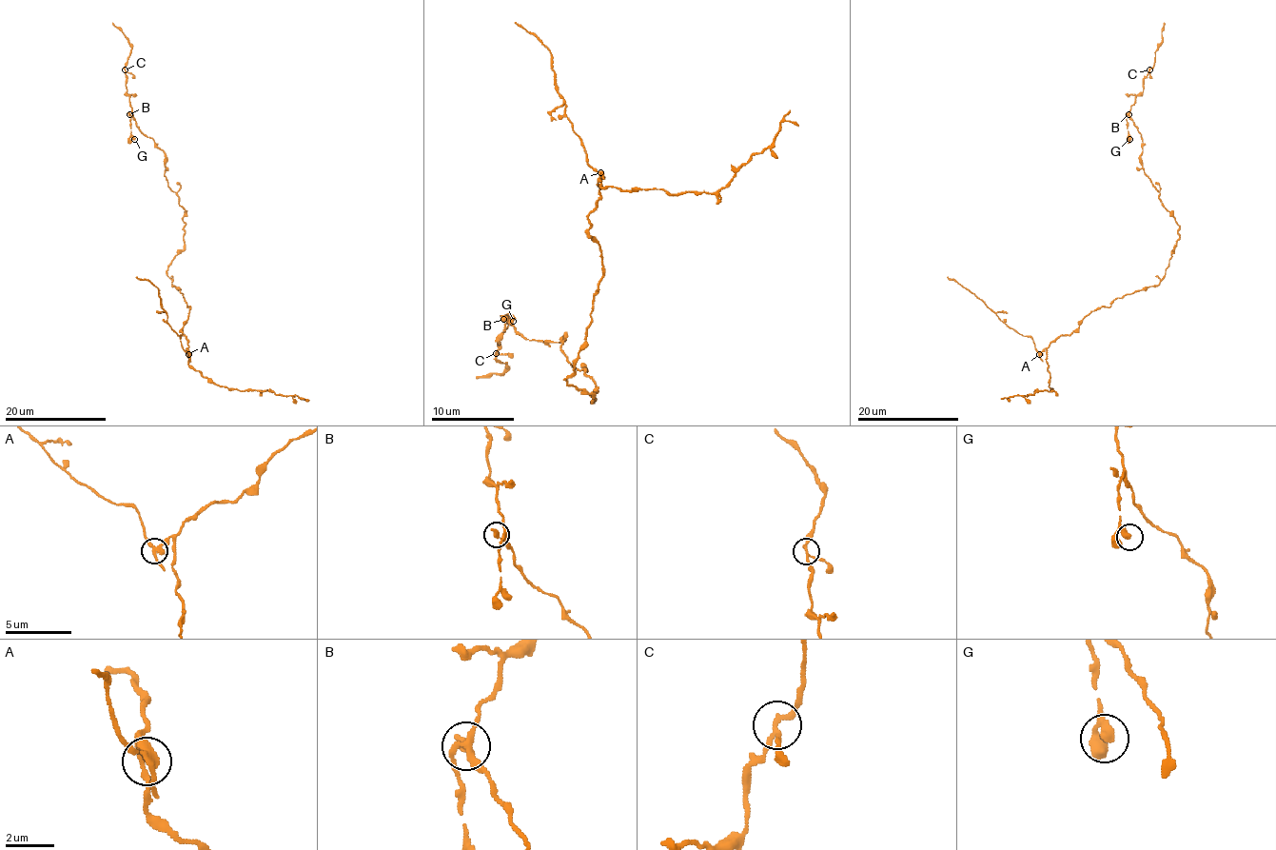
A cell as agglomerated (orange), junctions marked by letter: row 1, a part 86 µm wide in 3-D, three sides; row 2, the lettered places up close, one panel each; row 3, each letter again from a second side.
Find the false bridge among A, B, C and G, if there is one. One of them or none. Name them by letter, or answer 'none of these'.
A

